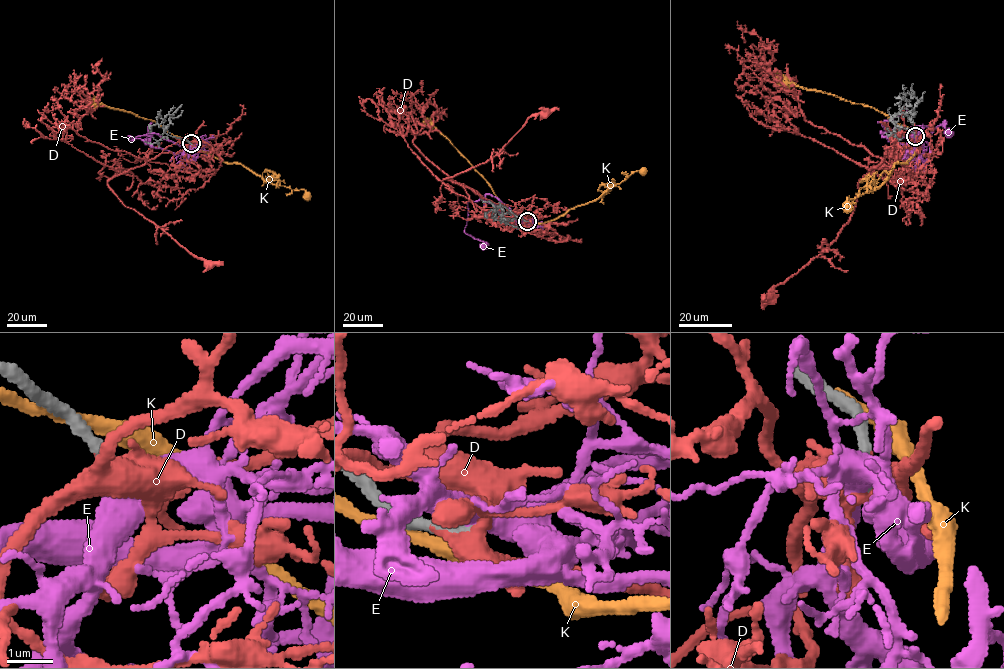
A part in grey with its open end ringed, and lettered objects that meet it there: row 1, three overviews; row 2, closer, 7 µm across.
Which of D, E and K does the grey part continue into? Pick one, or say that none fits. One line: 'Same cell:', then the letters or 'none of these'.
Same cell: D

